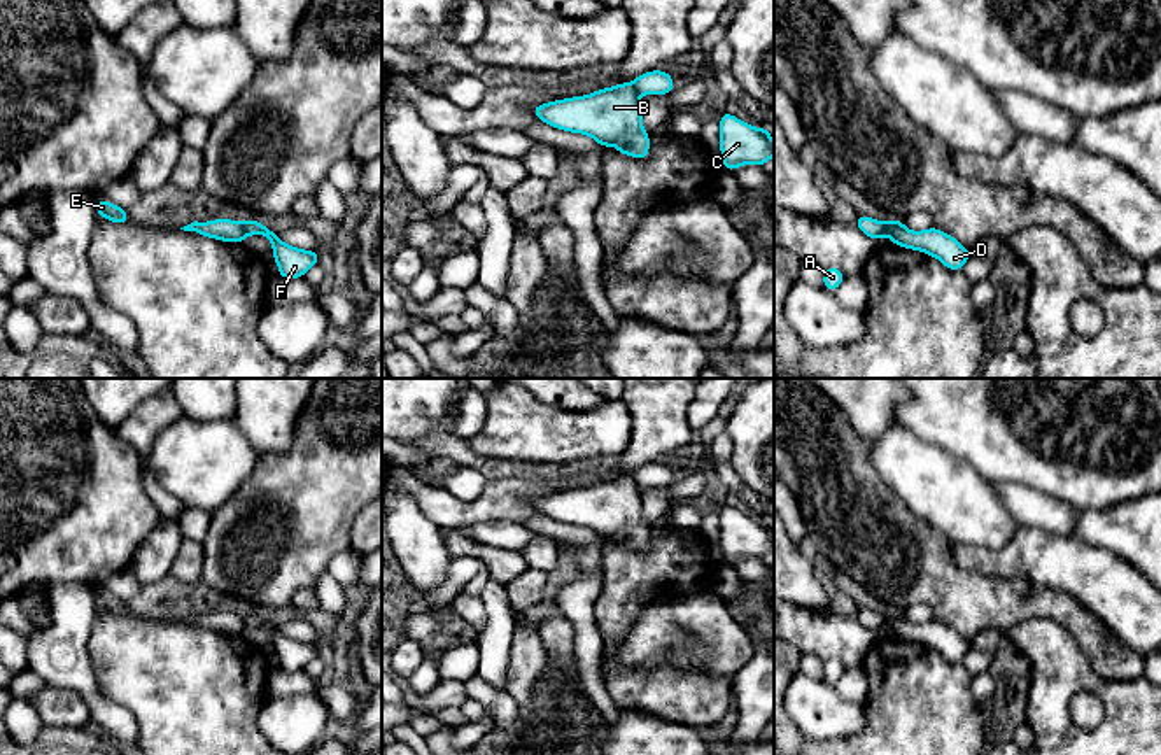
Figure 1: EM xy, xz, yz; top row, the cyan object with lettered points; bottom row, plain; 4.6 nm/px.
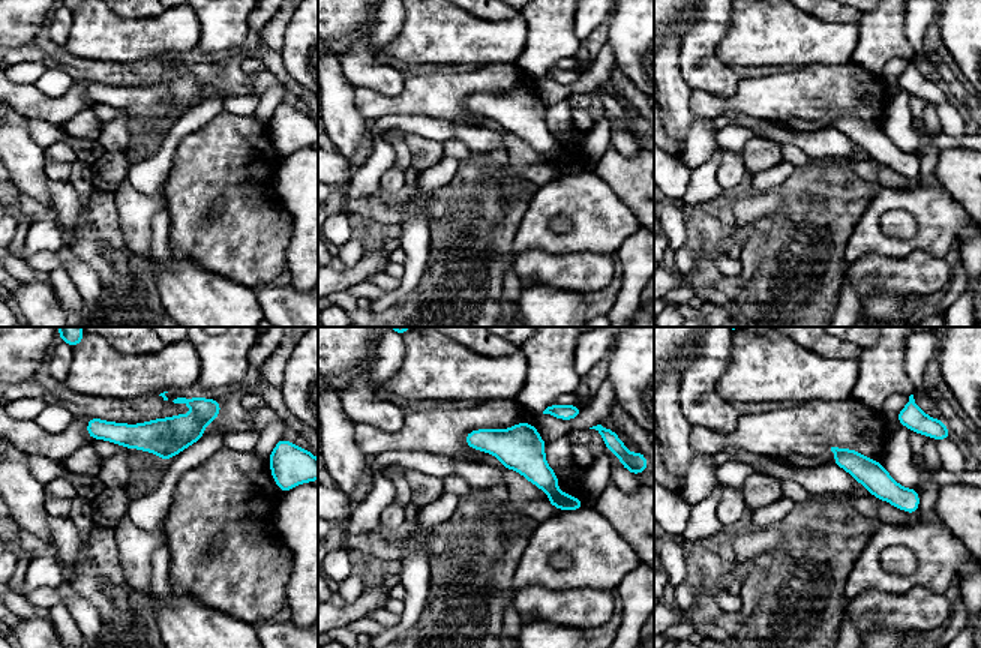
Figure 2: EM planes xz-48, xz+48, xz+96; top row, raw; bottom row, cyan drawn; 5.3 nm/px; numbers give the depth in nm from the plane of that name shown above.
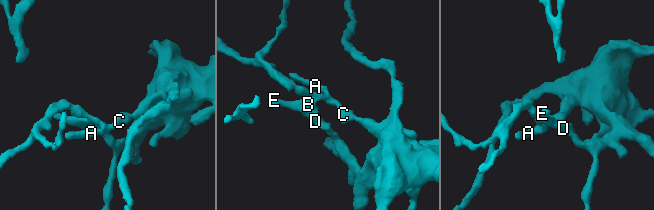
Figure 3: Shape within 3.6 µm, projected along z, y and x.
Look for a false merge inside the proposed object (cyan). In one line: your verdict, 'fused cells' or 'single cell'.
single cell

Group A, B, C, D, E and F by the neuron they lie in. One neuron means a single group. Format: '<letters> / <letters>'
A B C D E F

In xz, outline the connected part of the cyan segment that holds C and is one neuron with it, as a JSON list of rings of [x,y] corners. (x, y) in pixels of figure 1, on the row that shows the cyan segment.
[[[723,110],[720,116],[720,152],[723,170],[730,173],[744,165],[763,166],[774,156],[770,130],[751,126]]]

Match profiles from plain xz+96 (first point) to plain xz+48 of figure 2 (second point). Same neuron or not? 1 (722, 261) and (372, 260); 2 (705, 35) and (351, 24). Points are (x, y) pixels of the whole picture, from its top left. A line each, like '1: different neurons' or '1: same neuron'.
1: different neurons
2: different neurons

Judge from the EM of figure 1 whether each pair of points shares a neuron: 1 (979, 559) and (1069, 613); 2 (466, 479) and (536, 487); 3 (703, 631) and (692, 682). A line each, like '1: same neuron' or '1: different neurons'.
1: different neurons
2: different neurons
3: different neurons

